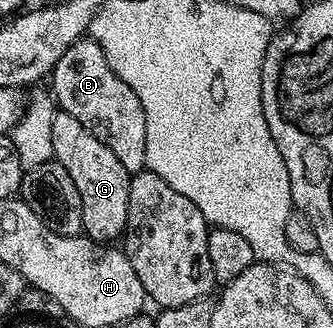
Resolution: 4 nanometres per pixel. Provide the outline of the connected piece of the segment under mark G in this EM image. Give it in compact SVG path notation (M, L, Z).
M56 111L53 115L53 159L69 171L77 195L81 195L81 215L83 216L83 233L96 243L111 243L122 238L123 228L127 225L129 211L129 183L131 174L121 167L121 159L105 147L73 115Z

